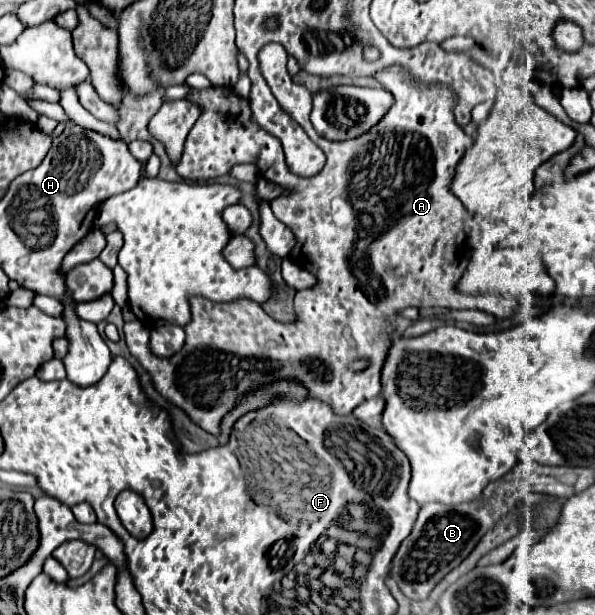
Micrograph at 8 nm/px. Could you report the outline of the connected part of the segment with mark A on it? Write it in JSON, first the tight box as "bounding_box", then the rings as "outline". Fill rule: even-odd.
{"bounding_box":[123,44,518,436],"outline":[[[266,44],[260,50],[260,68],[270,82],[270,88],[280,102],[282,110],[290,114],[308,134],[308,138],[322,148],[326,154],[326,166],[310,178],[296,176],[290,172],[284,160],[282,144],[278,138],[264,132],[258,124],[252,122],[250,110],[244,106],[246,100],[238,98],[232,88],[208,88],[194,90],[188,96],[192,102],[202,106],[202,116],[196,126],[190,130],[188,140],[184,144],[182,158],[176,166],[178,174],[188,180],[212,180],[224,176],[230,166],[242,163],[254,163],[262,168],[262,176],[270,182],[282,184],[290,188],[292,194],[276,198],[270,206],[274,216],[286,224],[298,244],[290,252],[290,258],[312,272],[318,278],[318,284],[308,290],[300,290],[294,298],[296,320],[290,324],[276,322],[270,318],[258,304],[252,300],[236,300],[230,304],[210,302],[202,296],[190,298],[191,321],[184,327],[186,334],[184,348],[176,352],[172,358],[161,359],[154,356],[149,349],[150,328],[142,325],[140,320],[125,323],[123,332],[130,353],[146,372],[152,376],[156,390],[168,398],[172,404],[180,406],[200,428],[218,436],[222,418],[238,406],[240,398],[248,392],[260,390],[260,386],[268,386],[280,380],[296,380],[300,382],[310,398],[326,402],[338,416],[350,414],[358,404],[370,400],[380,394],[380,374],[382,364],[386,360],[386,348],[390,348],[396,328],[390,318],[402,312],[408,306],[416,308],[448,308],[448,310],[482,310],[496,318],[508,318],[514,314],[518,302],[514,298],[506,298],[502,294],[484,292],[484,294],[462,294],[458,292],[458,282],[466,272],[468,258],[464,254],[466,240],[470,236],[470,228],[476,226],[474,218],[466,212],[462,202],[448,190],[452,182],[454,168],[464,156],[466,148],[472,140],[464,134],[464,130],[456,124],[452,116],[454,94],[446,86],[414,86],[410,76],[402,72],[402,68],[382,70],[376,78],[394,94],[394,106],[382,118],[378,126],[360,138],[346,142],[330,142],[316,134],[310,112],[312,112],[312,96],[304,86],[294,84],[292,76],[286,70],[286,50],[280,44]],[[222,104],[236,104],[236,114],[222,114]],[[356,358],[368,358],[370,366],[364,372],[352,372],[350,362]]]}

